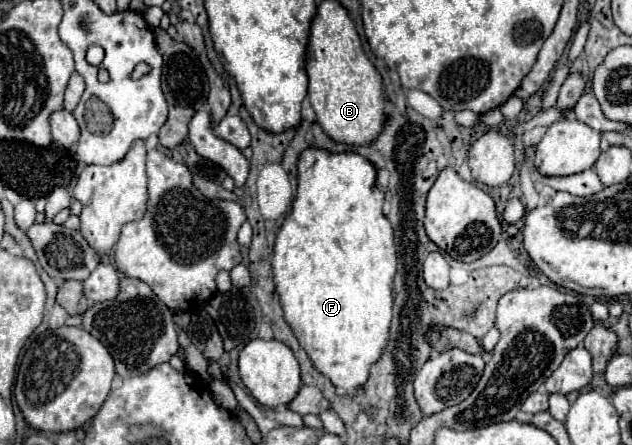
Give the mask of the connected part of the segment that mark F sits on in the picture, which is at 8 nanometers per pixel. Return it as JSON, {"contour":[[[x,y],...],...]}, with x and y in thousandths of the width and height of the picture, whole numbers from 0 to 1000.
{"contour":[[[483,335],[473,353],[473,420],[470,438],[460,465],[460,483],[451,488],[438,537],[435,537],[435,560],[432,560],[432,631],[435,649],[445,672],[448,690],[448,712],[454,730],[460,735],[464,753],[470,757],[473,775],[486,789],[495,825],[511,838],[527,865],[533,888],[562,888],[578,856],[584,852],[584,829],[603,807],[603,793],[609,775],[616,771],[616,730],[619,730],[619,690],[622,690],[622,622],[628,609],[628,564],[625,564],[625,542],[622,542],[622,510],[616,492],[606,483],[606,429],[593,420],[593,375],[571,348],[565,344],[521,344],[521,339],[505,339],[505,335]]]}

